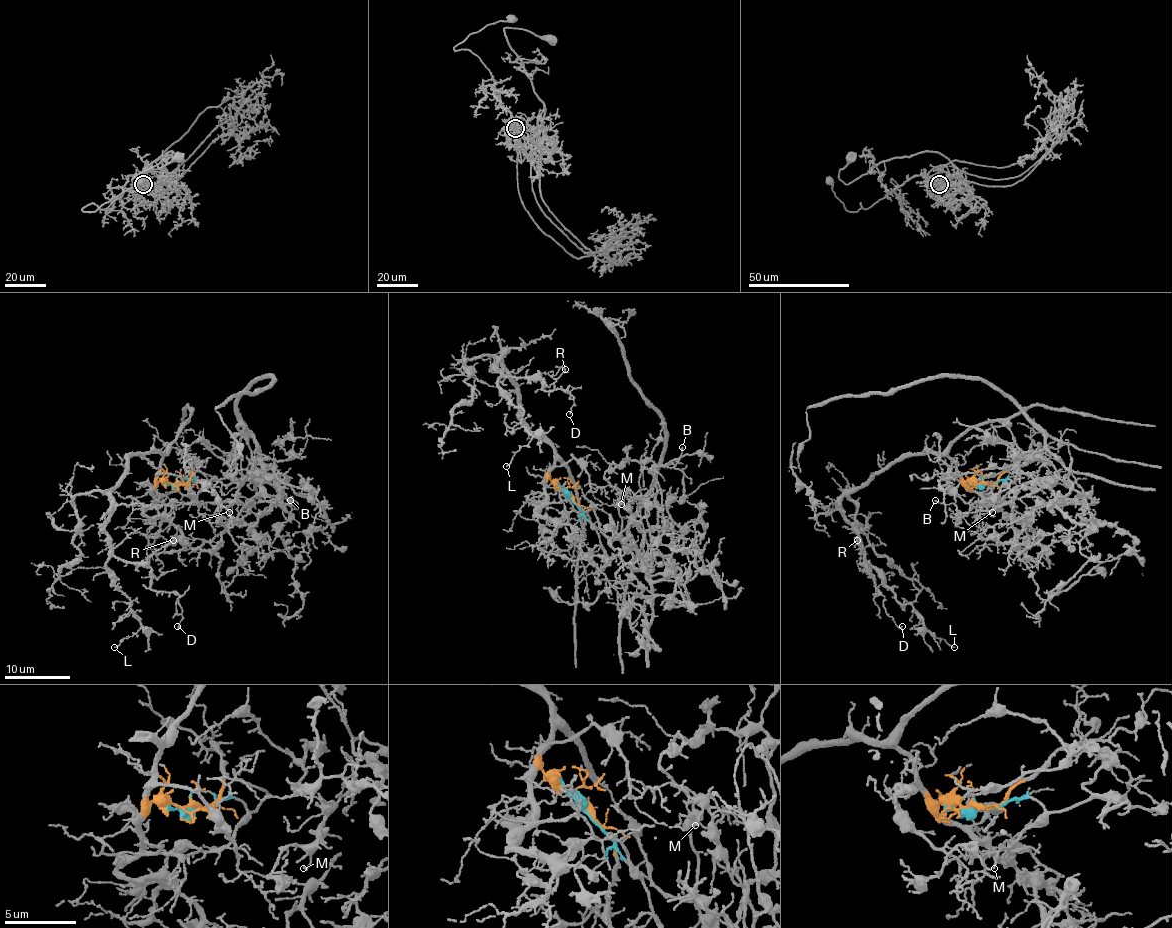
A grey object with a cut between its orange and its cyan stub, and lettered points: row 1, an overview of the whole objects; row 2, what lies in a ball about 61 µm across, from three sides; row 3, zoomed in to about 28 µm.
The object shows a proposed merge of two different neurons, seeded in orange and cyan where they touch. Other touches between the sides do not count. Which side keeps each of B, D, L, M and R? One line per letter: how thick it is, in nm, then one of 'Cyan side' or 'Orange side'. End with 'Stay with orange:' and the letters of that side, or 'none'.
B: Thickness 120 nm. Cyan side
D: Thickness 110 nm. Orange side
L: Thickness 110 nm. Orange side
M: Thickness 100 nm. Cyan side
R: Thickness 150 nm. Orange side
Stay with orange: D, L, R

